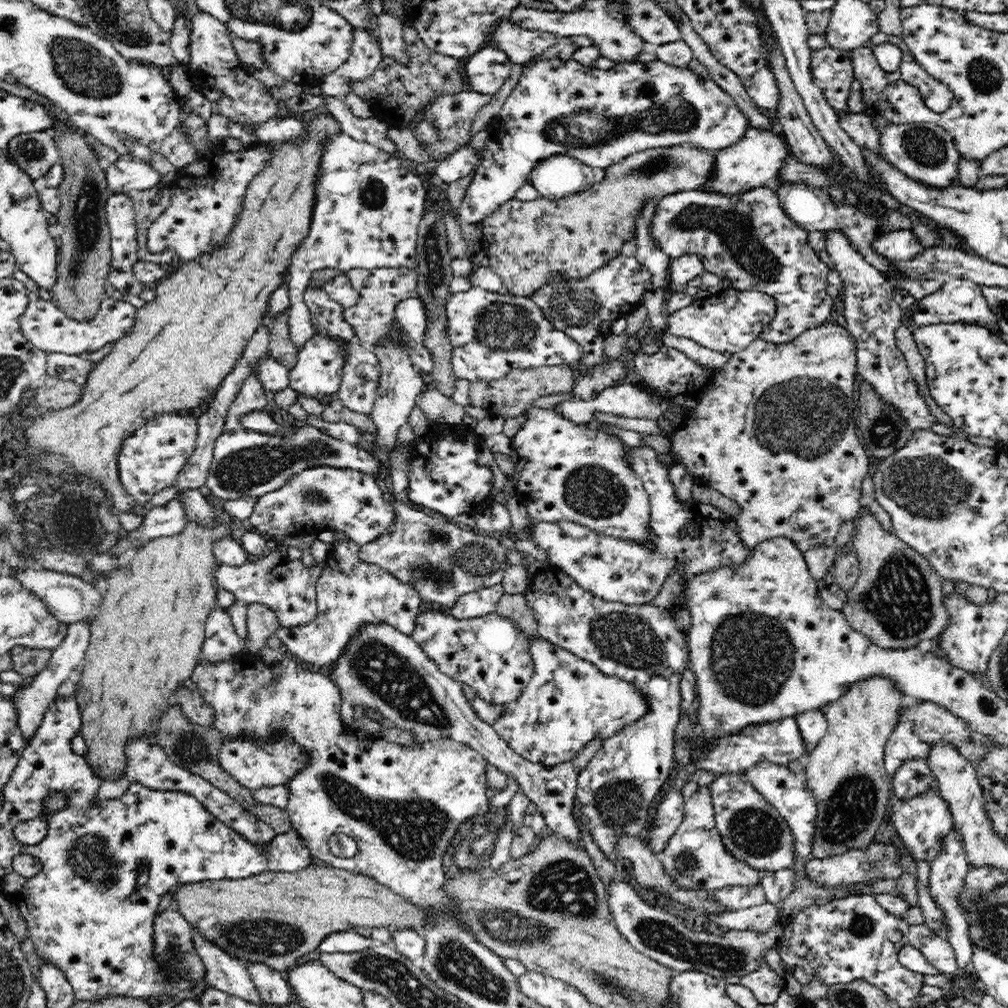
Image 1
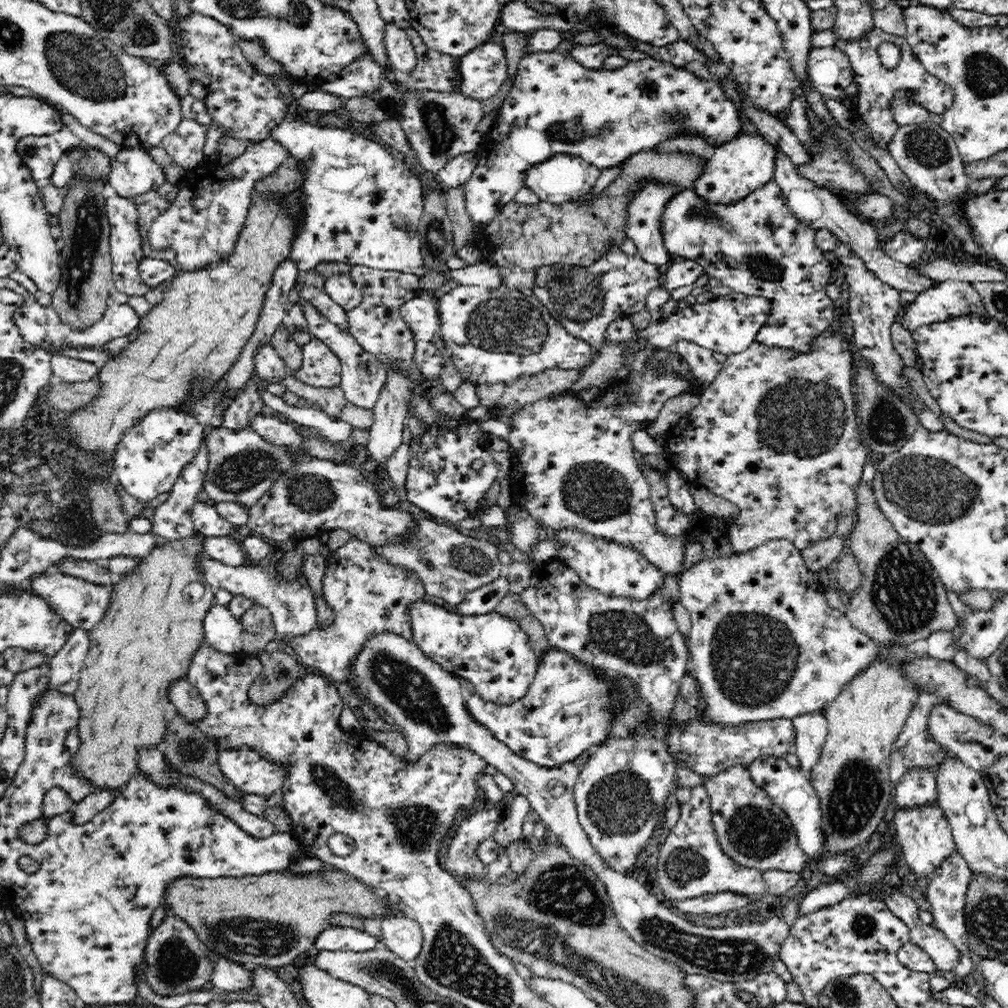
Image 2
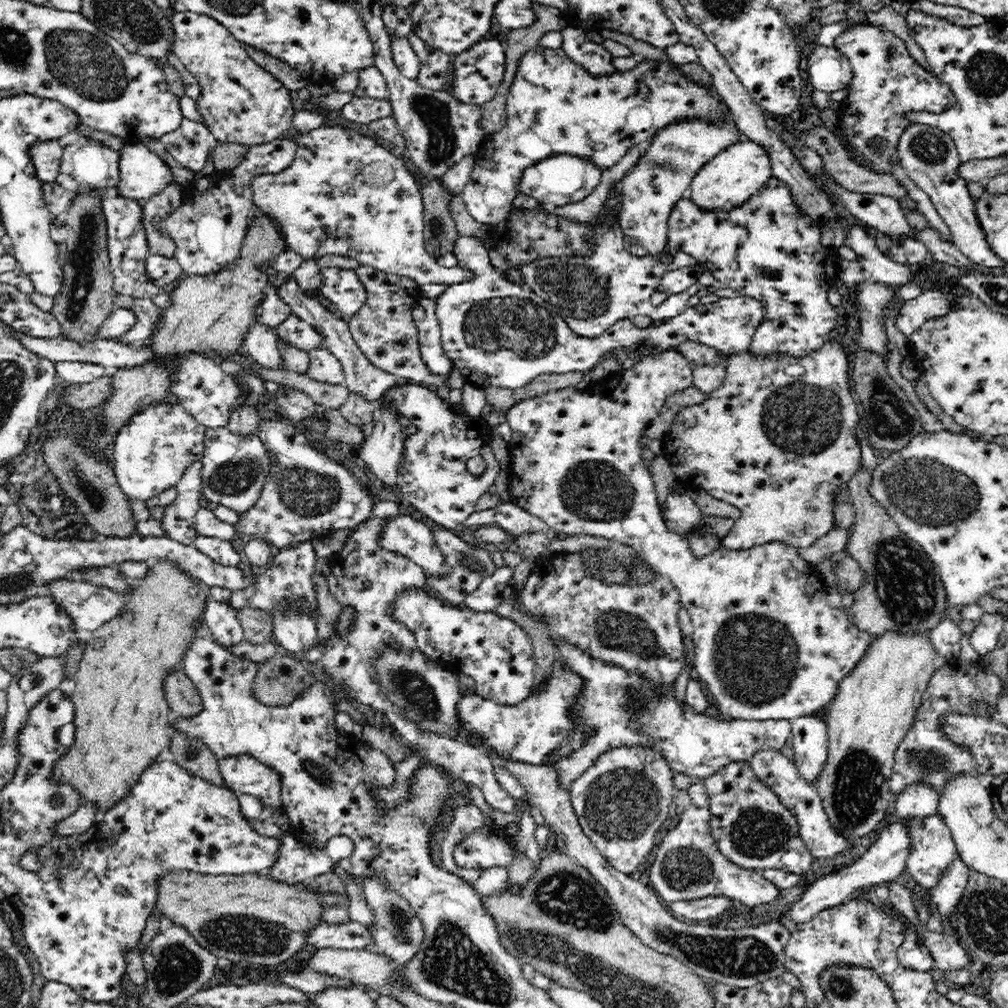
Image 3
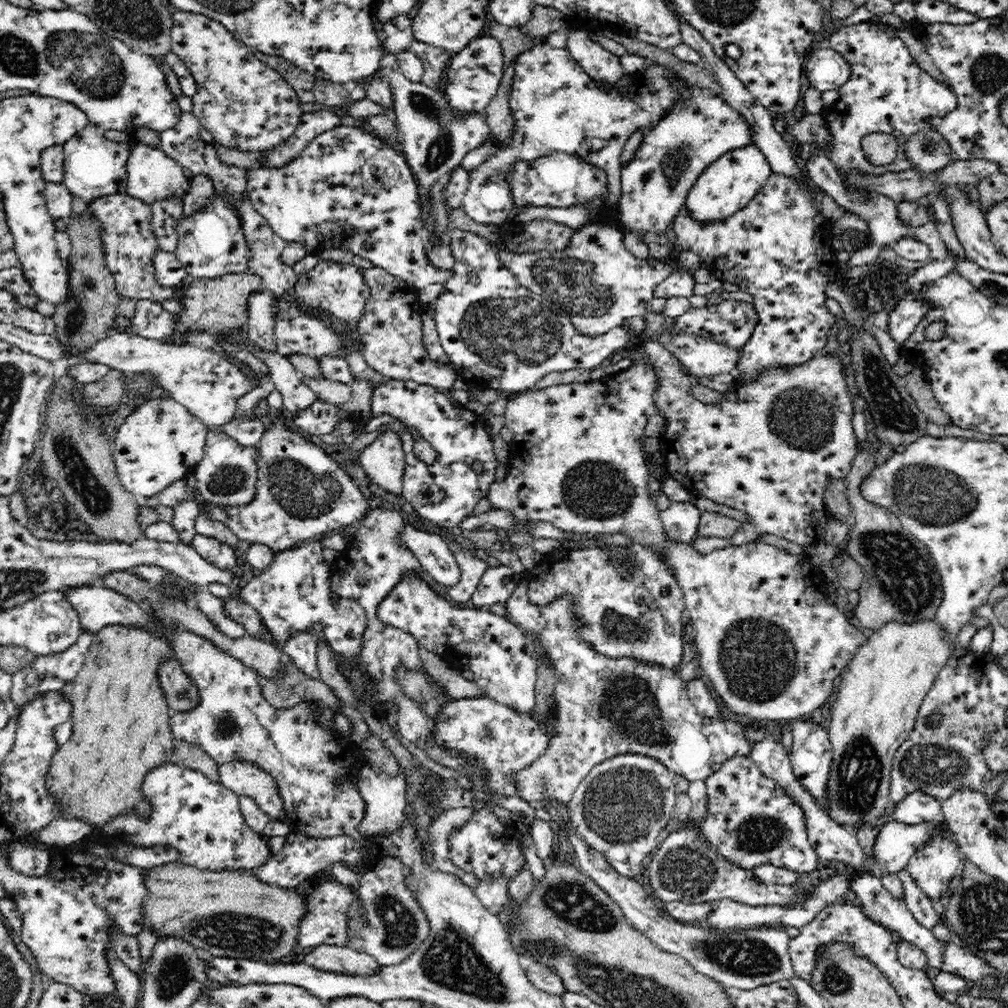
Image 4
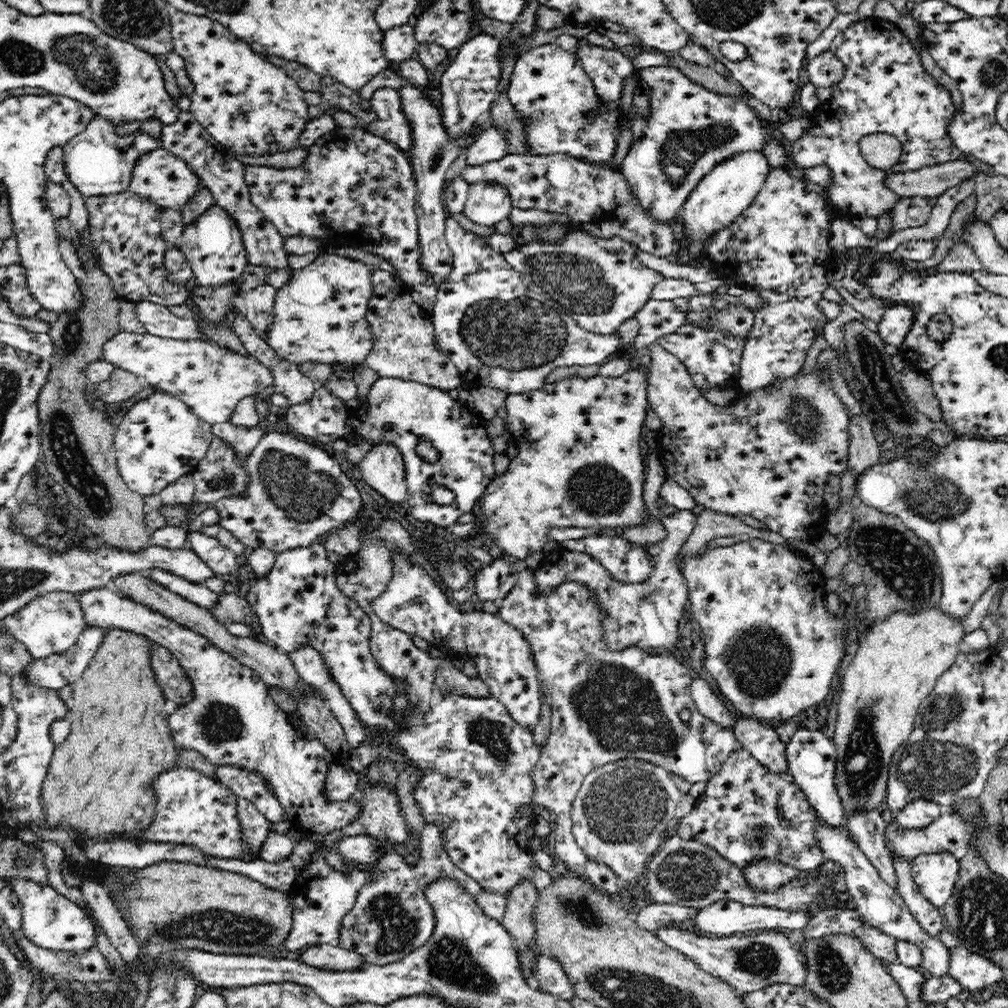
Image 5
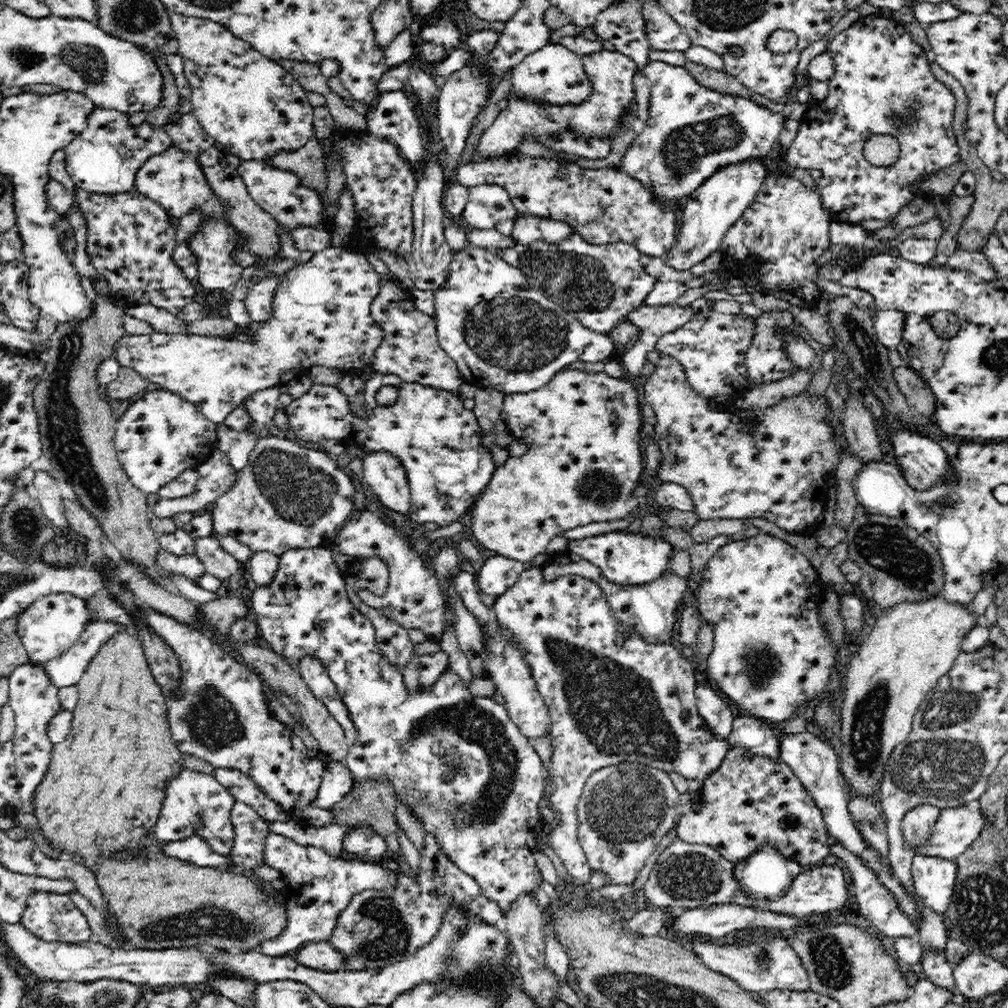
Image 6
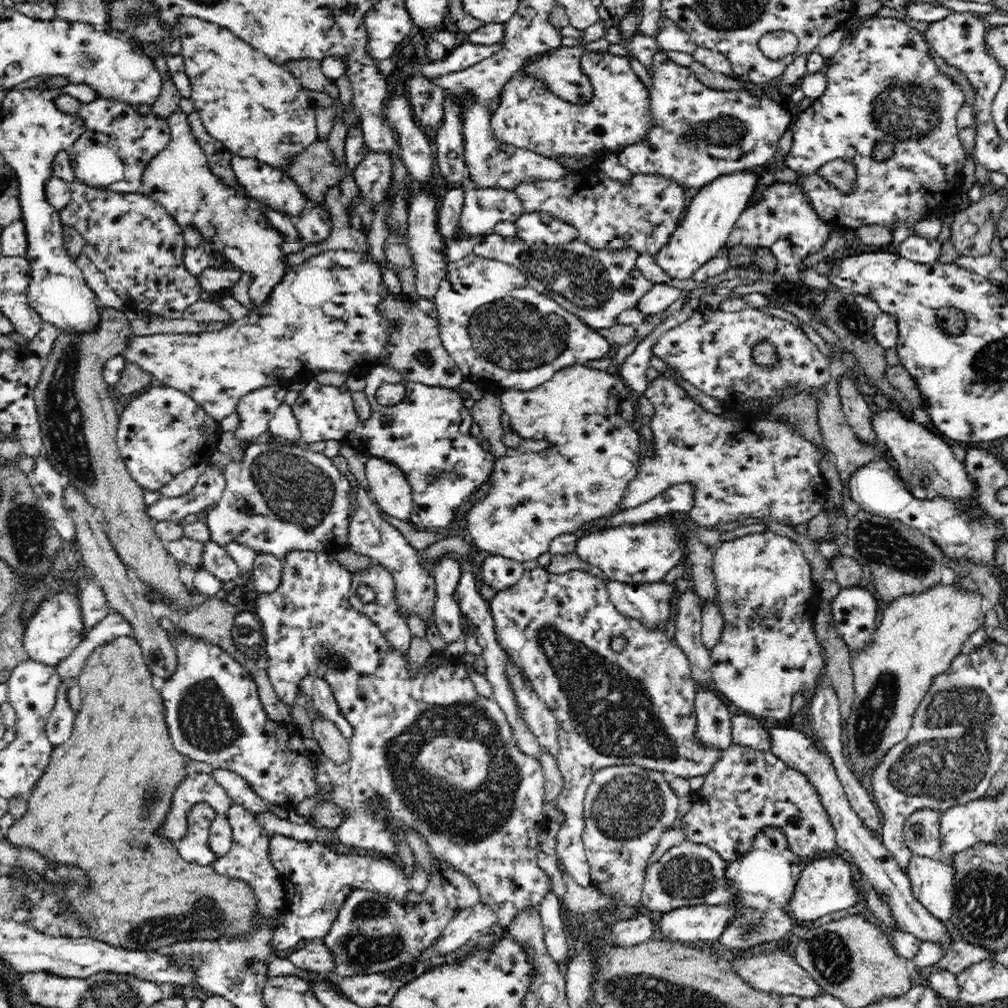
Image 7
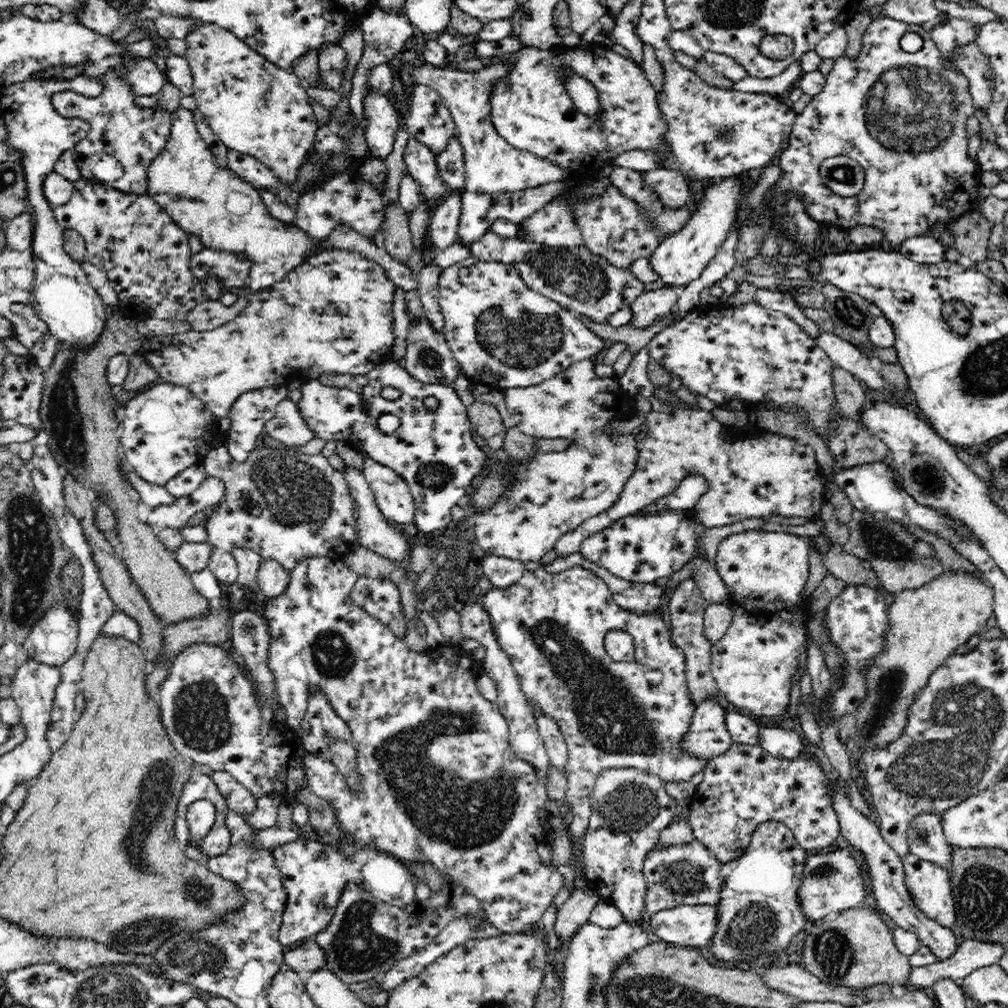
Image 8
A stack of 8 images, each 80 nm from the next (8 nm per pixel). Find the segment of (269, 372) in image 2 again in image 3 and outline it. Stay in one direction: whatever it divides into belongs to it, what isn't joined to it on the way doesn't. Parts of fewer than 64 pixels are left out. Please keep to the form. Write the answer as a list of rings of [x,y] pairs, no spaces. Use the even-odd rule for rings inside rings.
[[[253,322],[244,339],[247,352],[260,368],[282,371],[283,360],[276,343],[277,335],[268,325]]]

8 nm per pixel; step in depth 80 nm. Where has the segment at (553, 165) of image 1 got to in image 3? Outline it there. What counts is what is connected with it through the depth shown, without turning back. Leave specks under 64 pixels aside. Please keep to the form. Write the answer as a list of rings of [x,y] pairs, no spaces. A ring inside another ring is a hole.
[[[563,153],[540,160],[537,164],[522,170],[517,189],[518,193],[532,196],[539,203],[549,203],[553,207],[564,206],[572,202],[580,202],[594,192],[594,188],[600,184],[602,172],[587,160]]]

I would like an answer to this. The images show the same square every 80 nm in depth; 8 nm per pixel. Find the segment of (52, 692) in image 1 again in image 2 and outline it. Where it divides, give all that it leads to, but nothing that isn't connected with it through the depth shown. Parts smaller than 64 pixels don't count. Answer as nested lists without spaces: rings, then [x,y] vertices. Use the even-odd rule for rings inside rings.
[[[73,628],[68,641],[58,654],[49,658],[50,672],[48,672],[48,686],[46,691],[65,685],[72,676],[79,672],[82,662],[86,660],[90,649],[90,632],[83,628]]]

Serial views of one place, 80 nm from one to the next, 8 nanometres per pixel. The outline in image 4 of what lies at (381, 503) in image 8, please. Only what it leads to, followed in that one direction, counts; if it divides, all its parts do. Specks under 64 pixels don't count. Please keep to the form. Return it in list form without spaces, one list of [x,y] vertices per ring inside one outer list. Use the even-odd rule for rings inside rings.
[[[386,431],[359,453],[359,461],[367,478],[385,491],[402,493],[405,475],[405,452],[401,435]]]

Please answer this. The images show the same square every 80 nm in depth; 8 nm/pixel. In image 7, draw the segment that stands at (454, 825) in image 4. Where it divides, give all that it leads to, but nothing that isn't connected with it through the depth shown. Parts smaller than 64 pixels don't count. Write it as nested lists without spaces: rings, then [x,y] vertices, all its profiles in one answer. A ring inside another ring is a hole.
[[[442,862],[436,864],[438,872],[428,876],[430,884],[424,894],[414,894],[414,902],[400,904],[400,901],[389,900],[388,895],[360,889],[351,890],[340,907],[337,917],[330,932],[322,939],[331,952],[334,961],[334,970],[340,976],[366,976],[374,972],[387,972],[396,969],[402,964],[409,963],[418,956],[424,949],[427,949],[441,934],[450,919],[456,916],[464,908],[474,907],[481,902],[479,890],[476,884],[468,876],[458,872],[452,866]]]

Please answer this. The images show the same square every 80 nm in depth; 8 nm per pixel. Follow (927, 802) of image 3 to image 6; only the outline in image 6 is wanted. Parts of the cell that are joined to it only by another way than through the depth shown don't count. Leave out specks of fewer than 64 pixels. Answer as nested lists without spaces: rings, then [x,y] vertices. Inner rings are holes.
[[[931,804],[915,805],[902,818],[902,834],[904,842],[914,848],[923,843],[934,824],[938,822],[942,809]]]

